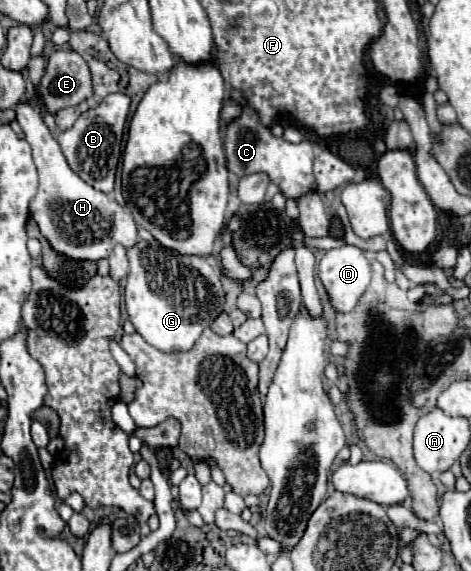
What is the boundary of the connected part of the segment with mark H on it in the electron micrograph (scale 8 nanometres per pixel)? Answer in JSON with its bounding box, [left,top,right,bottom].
[16,103,138,261]

